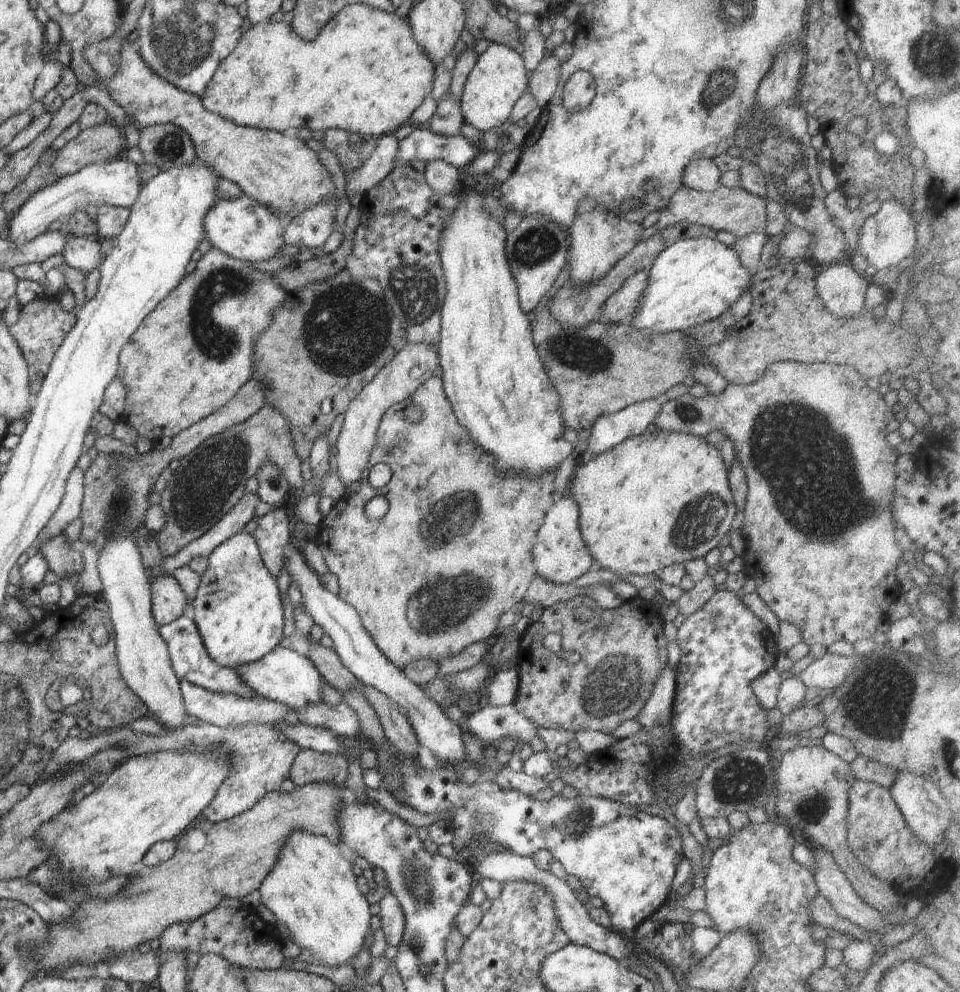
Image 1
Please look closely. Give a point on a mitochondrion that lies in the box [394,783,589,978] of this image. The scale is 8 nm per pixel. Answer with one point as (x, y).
(527, 907)

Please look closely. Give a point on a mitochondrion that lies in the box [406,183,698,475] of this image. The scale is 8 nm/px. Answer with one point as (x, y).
(577, 351)

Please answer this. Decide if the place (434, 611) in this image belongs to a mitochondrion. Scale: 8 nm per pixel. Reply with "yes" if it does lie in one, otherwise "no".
yes

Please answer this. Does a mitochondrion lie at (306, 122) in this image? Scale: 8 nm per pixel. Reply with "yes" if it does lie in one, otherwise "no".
no

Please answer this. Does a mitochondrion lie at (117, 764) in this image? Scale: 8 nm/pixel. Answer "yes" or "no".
no

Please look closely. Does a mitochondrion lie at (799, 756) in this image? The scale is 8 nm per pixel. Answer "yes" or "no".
no

